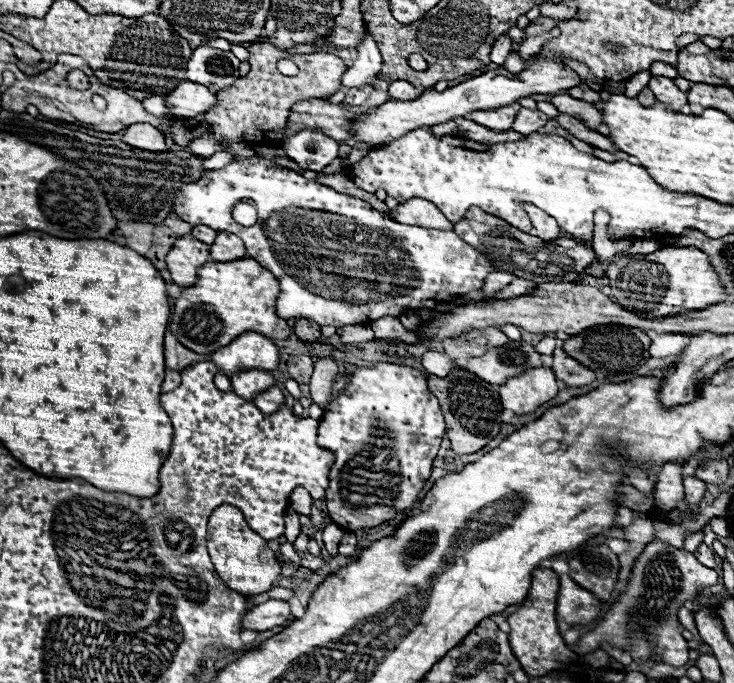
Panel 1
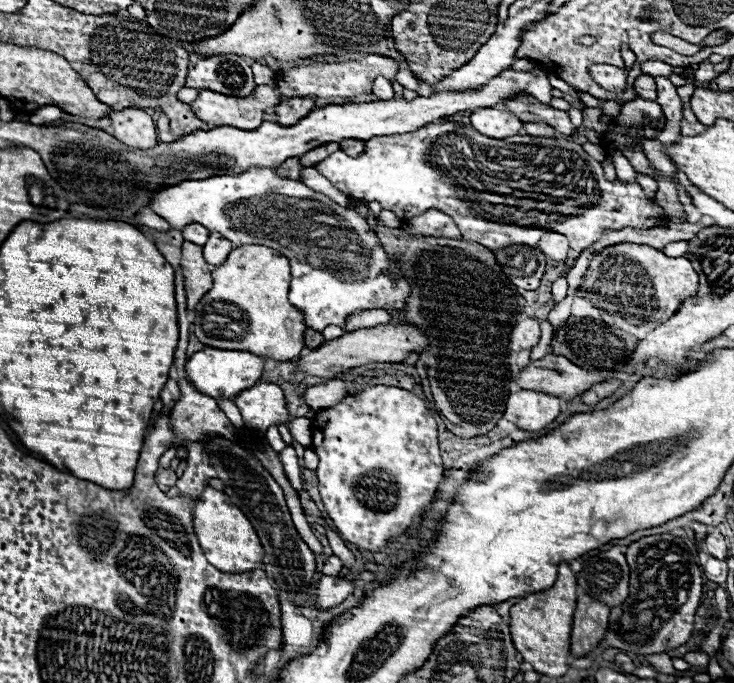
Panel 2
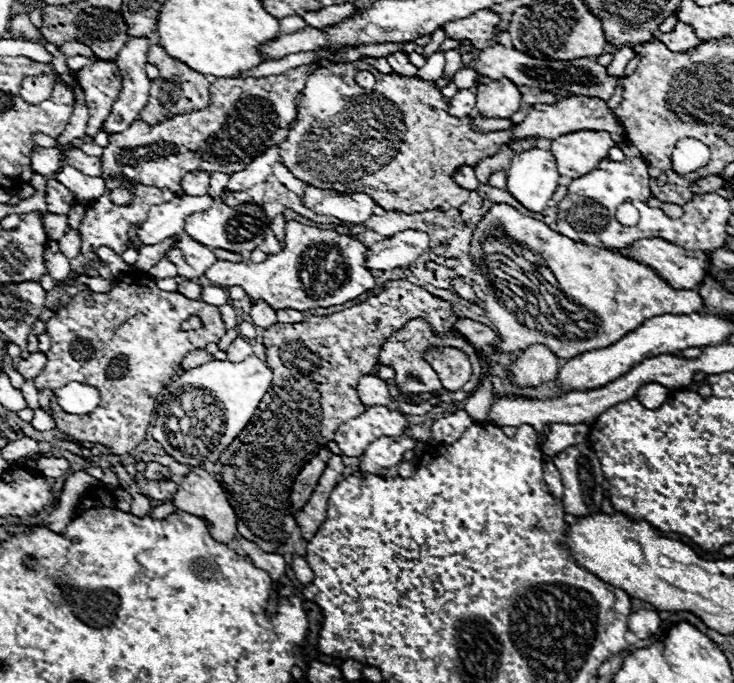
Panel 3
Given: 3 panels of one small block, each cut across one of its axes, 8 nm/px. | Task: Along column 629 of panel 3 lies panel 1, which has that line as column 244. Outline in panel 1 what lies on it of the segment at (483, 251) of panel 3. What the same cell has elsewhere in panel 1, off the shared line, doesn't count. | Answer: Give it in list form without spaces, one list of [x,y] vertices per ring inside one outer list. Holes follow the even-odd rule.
[[[252,258],[208,262],[200,268],[198,282],[192,288],[182,290],[182,296],[174,302],[170,332],[178,338],[178,342],[198,354],[212,354],[244,332],[256,332],[276,342],[288,340],[292,328],[286,320],[276,316],[278,294],[280,282],[270,270],[262,268]]]

